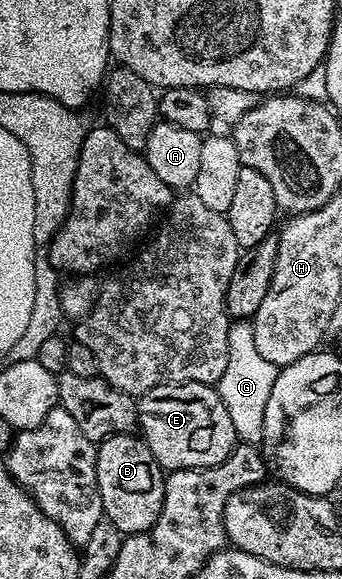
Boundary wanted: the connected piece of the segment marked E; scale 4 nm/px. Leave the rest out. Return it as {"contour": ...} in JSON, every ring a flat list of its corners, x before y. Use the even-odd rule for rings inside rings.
{"contour":[[193,380,185,384,159,384,136,400,136,408,142,439,164,470,212,468,215,464,223,462,238,443,234,422,230,422,230,414,222,402,219,391,213,385,199,384]]}

